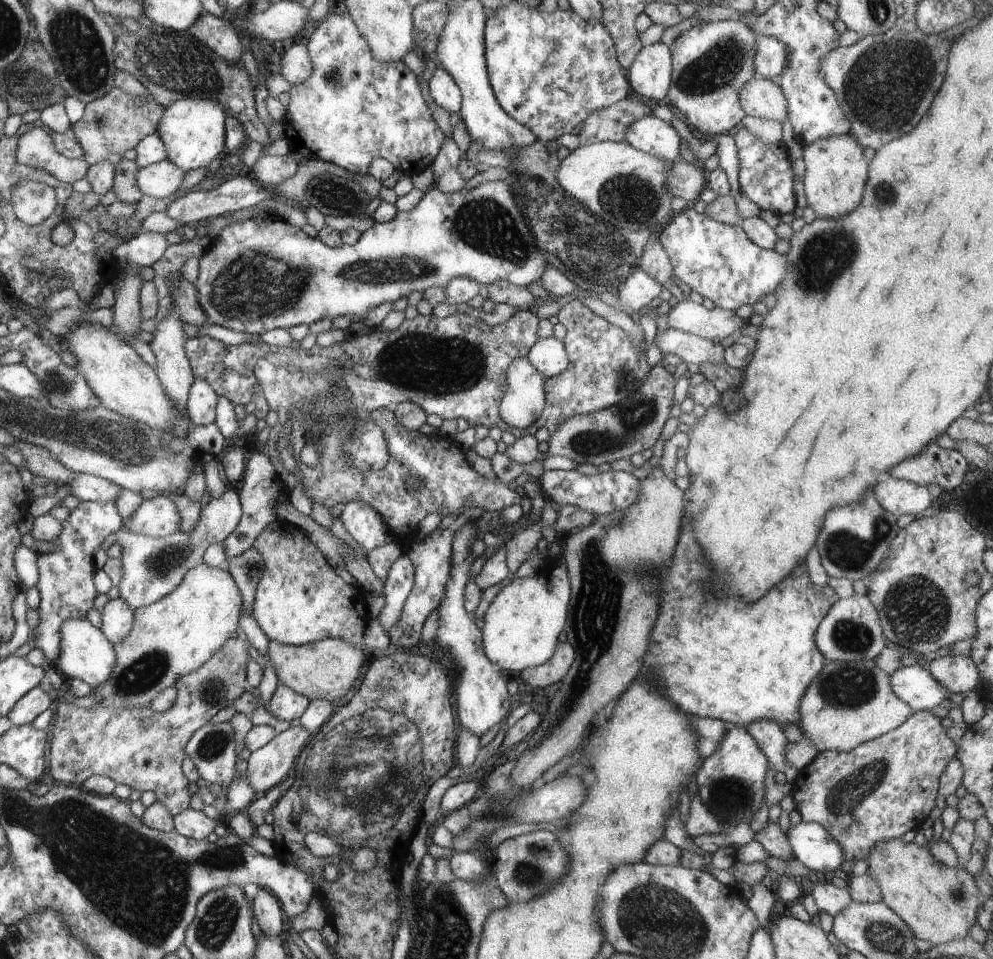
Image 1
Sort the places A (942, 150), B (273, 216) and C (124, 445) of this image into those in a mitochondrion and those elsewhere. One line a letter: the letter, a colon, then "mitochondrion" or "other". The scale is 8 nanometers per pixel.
A: other
B: other
C: mitochondrion

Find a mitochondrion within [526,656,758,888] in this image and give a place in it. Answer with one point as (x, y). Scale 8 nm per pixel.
(731, 796)

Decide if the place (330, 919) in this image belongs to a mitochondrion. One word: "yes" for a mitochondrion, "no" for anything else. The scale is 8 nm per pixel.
no

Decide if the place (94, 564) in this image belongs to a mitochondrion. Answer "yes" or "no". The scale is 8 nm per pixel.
no

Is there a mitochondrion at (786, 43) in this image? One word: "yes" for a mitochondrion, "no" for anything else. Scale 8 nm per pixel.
no

